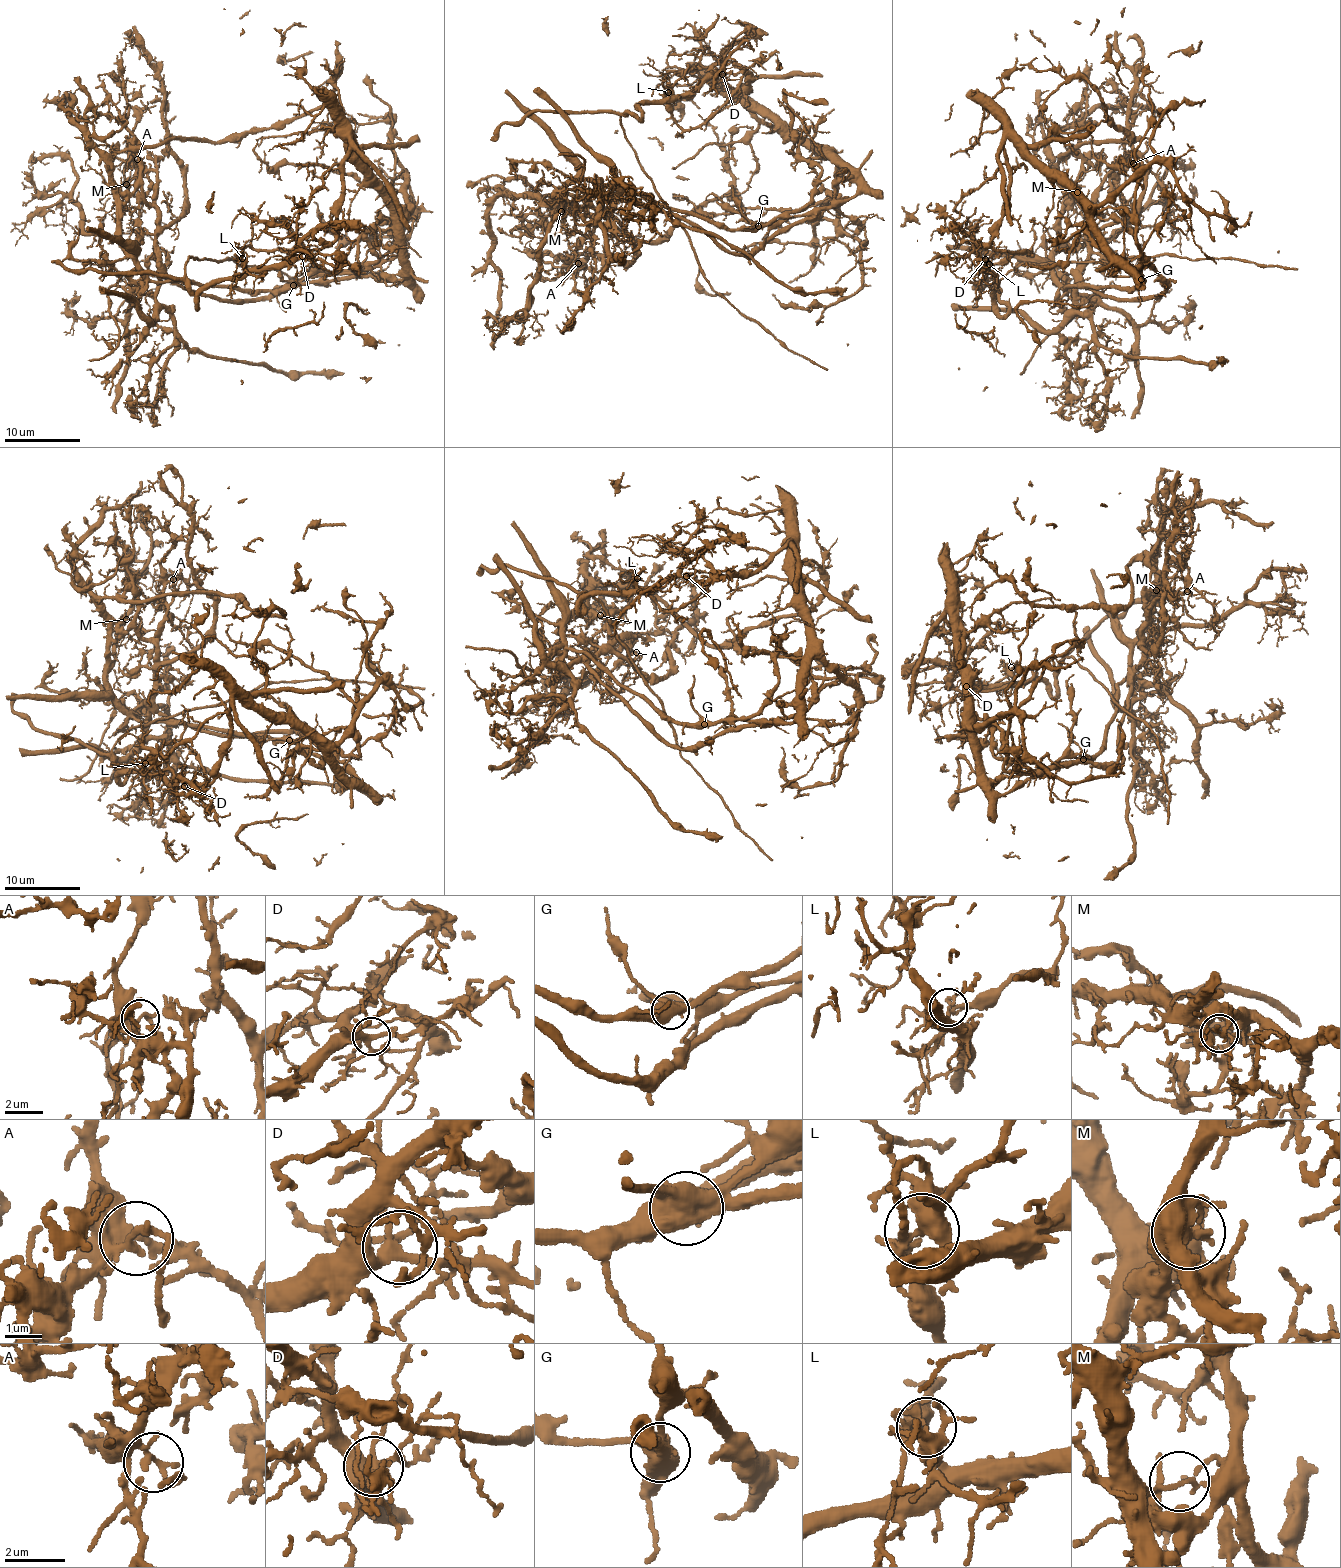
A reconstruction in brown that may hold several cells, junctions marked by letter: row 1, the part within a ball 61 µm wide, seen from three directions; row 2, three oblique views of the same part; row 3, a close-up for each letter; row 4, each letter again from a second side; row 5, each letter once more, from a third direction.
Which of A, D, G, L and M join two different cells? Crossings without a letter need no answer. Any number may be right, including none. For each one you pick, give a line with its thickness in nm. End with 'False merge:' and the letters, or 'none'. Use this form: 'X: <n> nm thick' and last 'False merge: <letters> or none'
G: 600 nm thick
L: 240 nm thick
M: 120 nm thick
False merge: G, L, M

